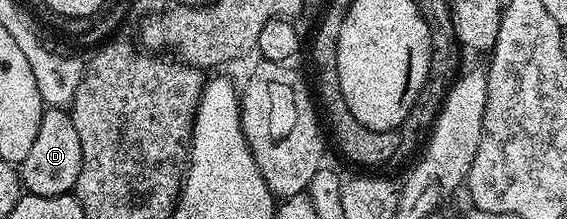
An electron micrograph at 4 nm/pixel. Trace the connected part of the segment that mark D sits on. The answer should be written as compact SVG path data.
M46 108L39 119L39 132L27 159L19 166L19 180L25 193L54 197L73 193L77 187L79 171L83 167L83 147L79 147L79 134L75 131L73 114L68 108Z

